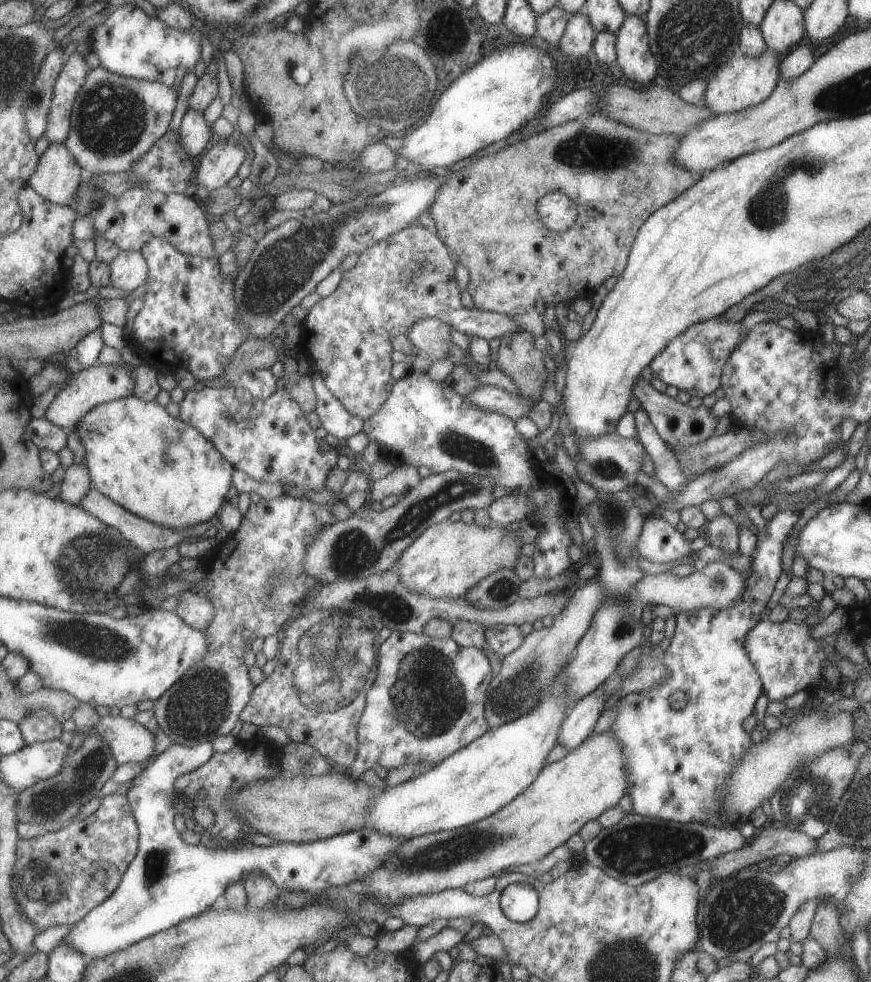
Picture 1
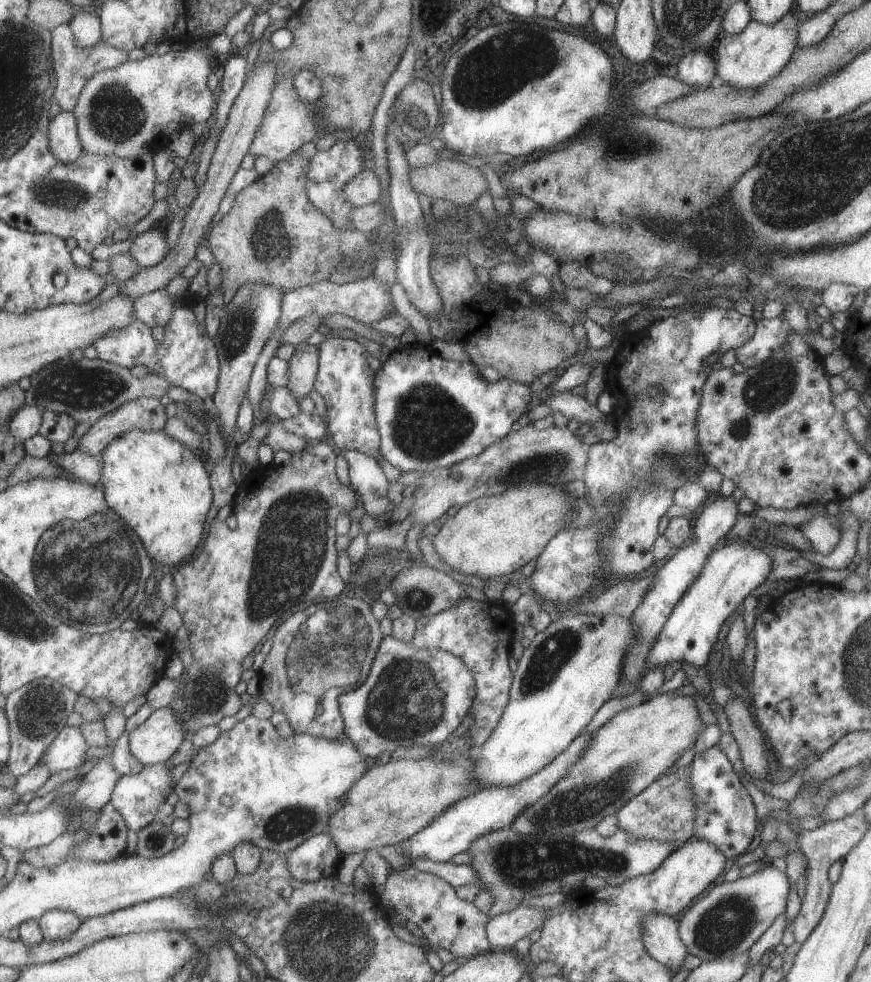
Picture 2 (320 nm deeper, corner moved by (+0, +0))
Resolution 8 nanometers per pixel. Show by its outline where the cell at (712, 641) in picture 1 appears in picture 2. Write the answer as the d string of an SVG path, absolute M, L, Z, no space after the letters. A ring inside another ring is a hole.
M717 744L693 755L689 768L689 786L695 794L695 820L691 828L693 837L709 842L725 858L737 858L751 844L759 823L745 786L741 784L731 763Z

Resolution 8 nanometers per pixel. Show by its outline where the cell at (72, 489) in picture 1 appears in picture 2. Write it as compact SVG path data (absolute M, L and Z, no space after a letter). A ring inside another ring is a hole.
M135 398L90 425L79 439L79 450L99 457L101 450L113 440L114 435L121 436L133 428L160 430L163 429L166 418L165 408L157 398Z

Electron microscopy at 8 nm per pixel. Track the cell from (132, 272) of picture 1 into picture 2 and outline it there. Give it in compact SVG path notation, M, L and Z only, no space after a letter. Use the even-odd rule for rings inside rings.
M151 227L137 235L128 253L140 268L149 268L163 260L167 248L169 248L169 242L167 242L165 229Z

